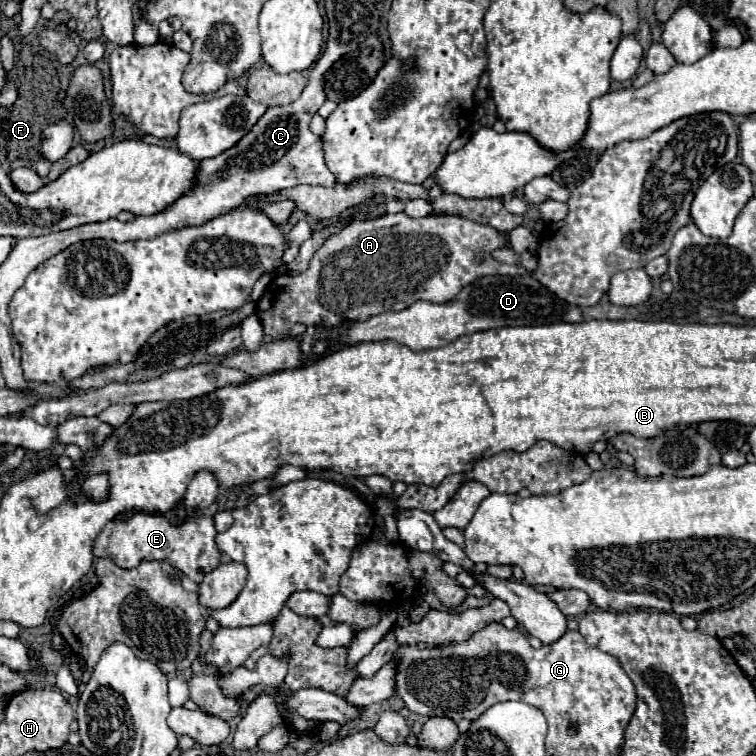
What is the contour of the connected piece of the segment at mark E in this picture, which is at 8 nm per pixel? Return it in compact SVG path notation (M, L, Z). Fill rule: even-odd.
M133 512L131 518L113 518L99 532L93 542L95 558L111 558L119 568L137 568L143 560L165 560L179 568L193 582L201 582L205 574L217 568L223 560L221 550L215 544L215 524L213 516L189 516L183 524L171 524L163 514Z

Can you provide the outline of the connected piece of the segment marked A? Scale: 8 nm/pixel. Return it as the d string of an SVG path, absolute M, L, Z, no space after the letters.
M399 212L399 214L385 214L375 220L353 220L349 226L343 226L337 234L325 240L325 244L313 254L313 260L303 274L275 276L273 282L267 286L267 290L275 290L275 284L285 284L285 288L277 294L277 298L273 296L273 300L263 294L263 298L257 302L257 316L261 318L263 330L267 336L283 338L287 336L289 328L295 322L305 324L305 326L335 328L335 326L341 326L345 320L363 322L369 316L375 316L381 312L405 310L409 304L417 300L449 302L451 298L459 294L463 286L487 274L501 274L501 276L527 274L523 266L509 266L509 264L497 262L491 256L491 250L505 246L505 244L507 244L505 238L491 226L477 224L473 220L467 220L461 216L449 216L449 214L429 214L425 218L409 218L405 212Z

